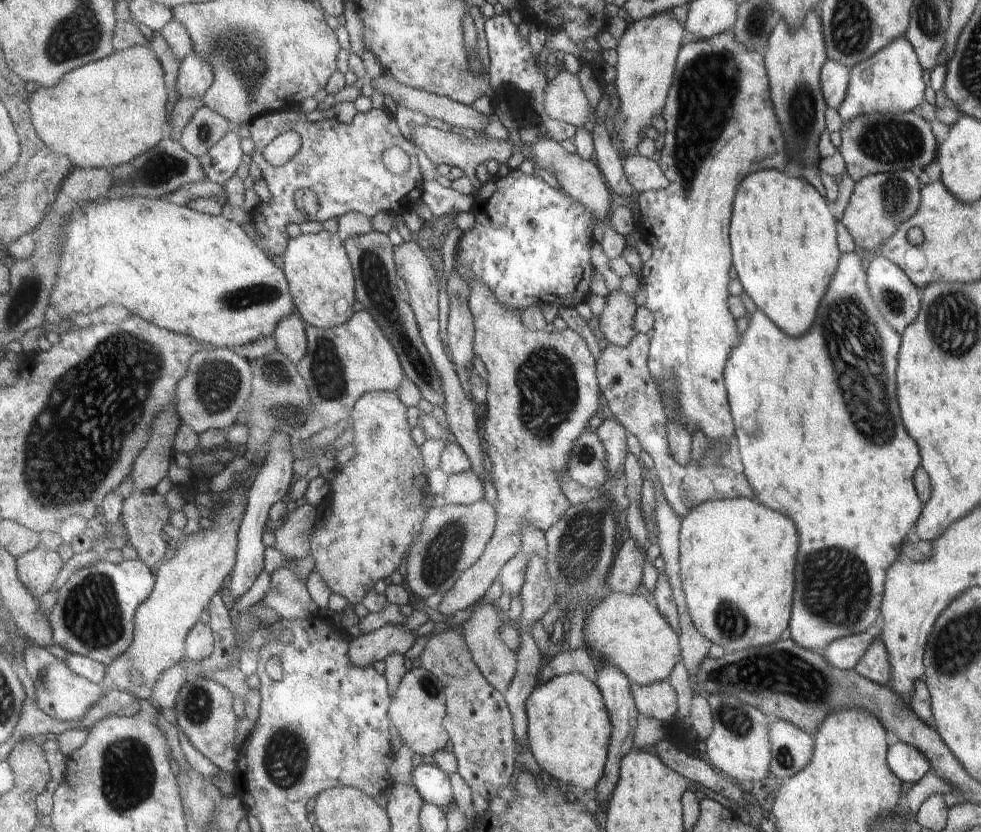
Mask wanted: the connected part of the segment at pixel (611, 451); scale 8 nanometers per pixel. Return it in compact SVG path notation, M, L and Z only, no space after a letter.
M613 418L603 420L596 433L606 446L610 478L617 478L621 472L625 472L625 460L630 452L629 432L619 420Z

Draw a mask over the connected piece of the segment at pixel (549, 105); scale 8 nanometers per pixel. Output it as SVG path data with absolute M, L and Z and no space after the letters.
M563 69L549 82L545 102L547 114L577 129L590 126L595 106L587 99L578 76Z

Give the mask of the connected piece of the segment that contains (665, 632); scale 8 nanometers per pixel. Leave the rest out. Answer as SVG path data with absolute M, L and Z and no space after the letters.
M606 592L604 597L595 606L595 610L588 616L585 627L587 648L596 655L600 654L597 659L602 663L613 662L619 666L629 676L632 683L649 686L655 682L667 681L675 666L681 662L681 645L680 636L667 624L666 617L658 609L658 605L651 604L646 596L639 594L623 594L620 592Z

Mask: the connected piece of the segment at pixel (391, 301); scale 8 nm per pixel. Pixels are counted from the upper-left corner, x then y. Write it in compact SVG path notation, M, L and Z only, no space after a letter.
M371 231L364 235L353 236L344 242L346 251L354 266L356 284L356 300L361 302L364 309L378 321L387 338L394 344L402 361L403 370L421 389L422 396L432 405L445 408L446 396L443 396L443 381L439 378L438 368L435 368L429 349L419 330L418 320L406 294L399 291L395 280L398 268L394 259L394 244L388 234Z

